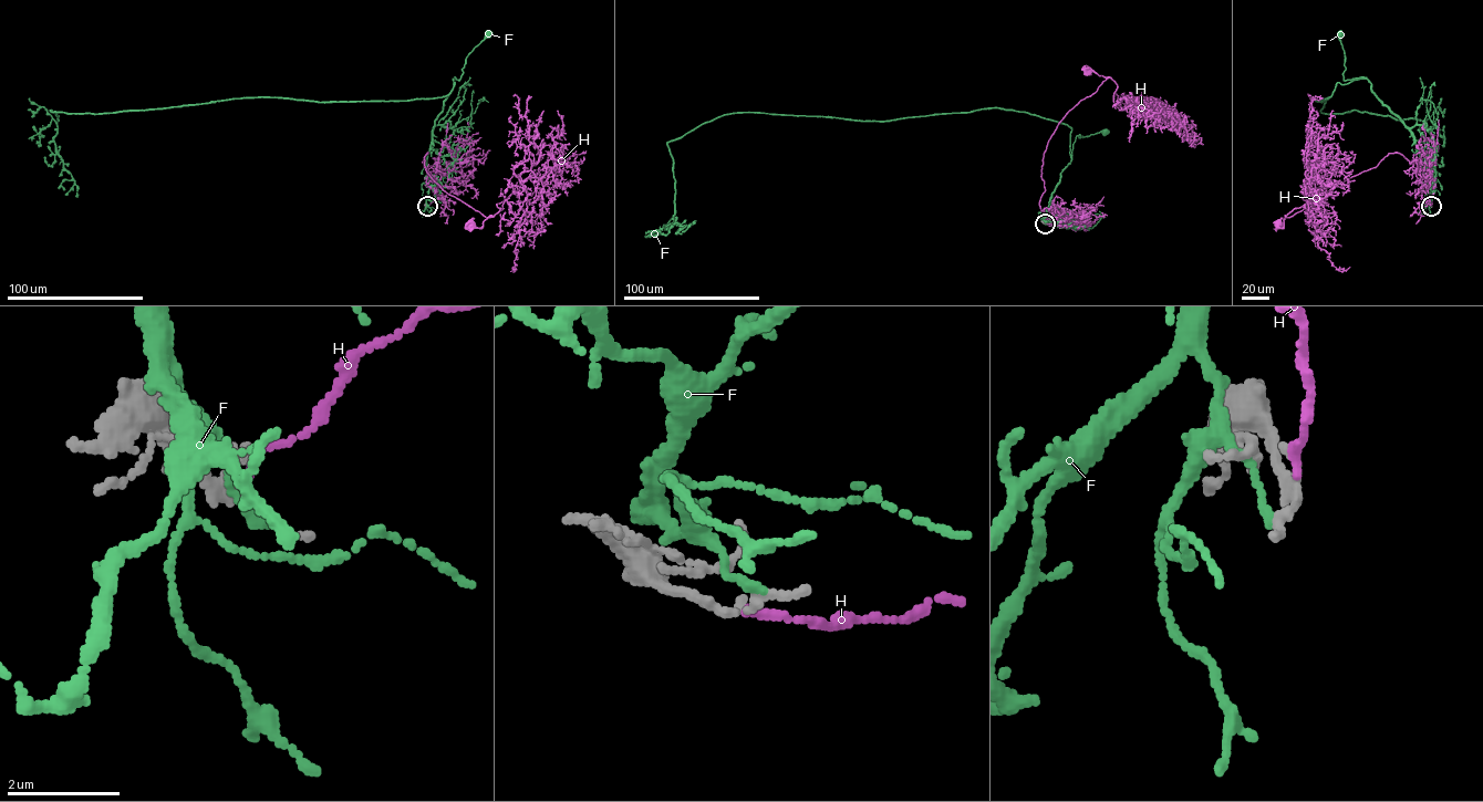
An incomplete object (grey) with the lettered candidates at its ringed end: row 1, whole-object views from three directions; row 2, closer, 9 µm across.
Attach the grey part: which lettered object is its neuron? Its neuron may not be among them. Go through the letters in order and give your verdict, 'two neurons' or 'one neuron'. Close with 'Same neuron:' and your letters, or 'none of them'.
F: two neurons
H: two neurons
Same neuron: none of them

